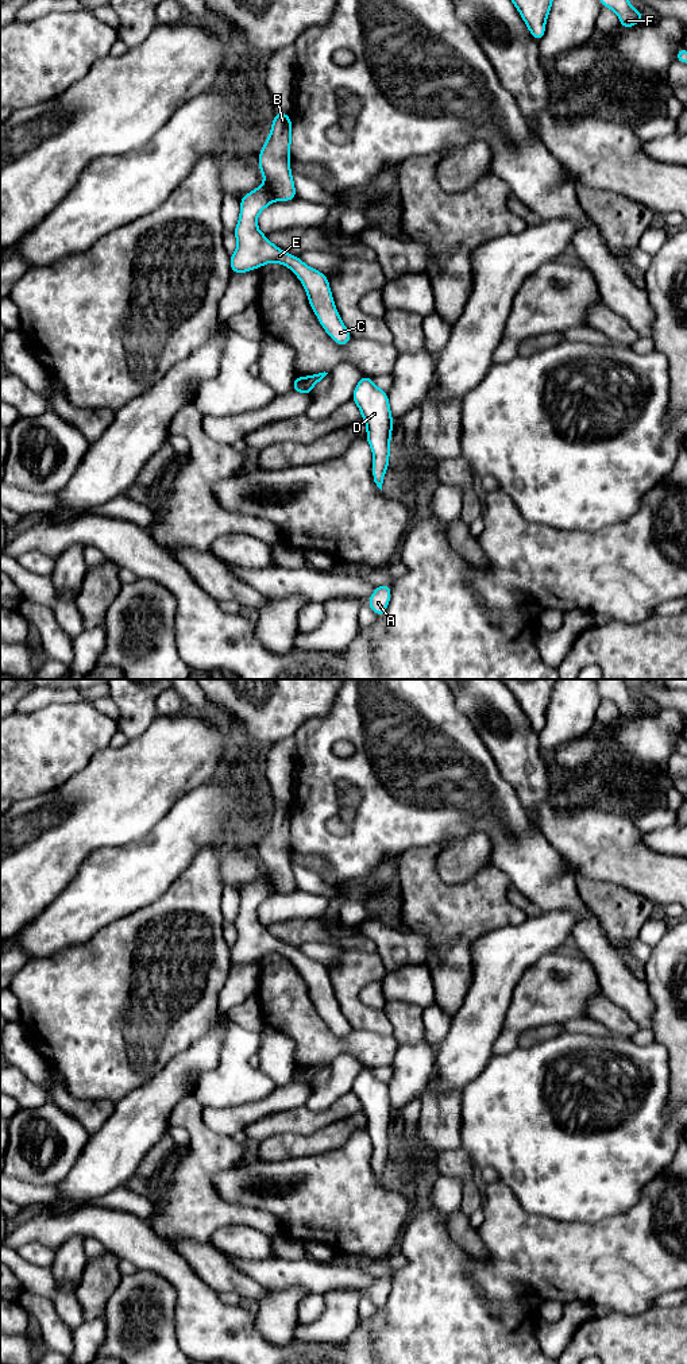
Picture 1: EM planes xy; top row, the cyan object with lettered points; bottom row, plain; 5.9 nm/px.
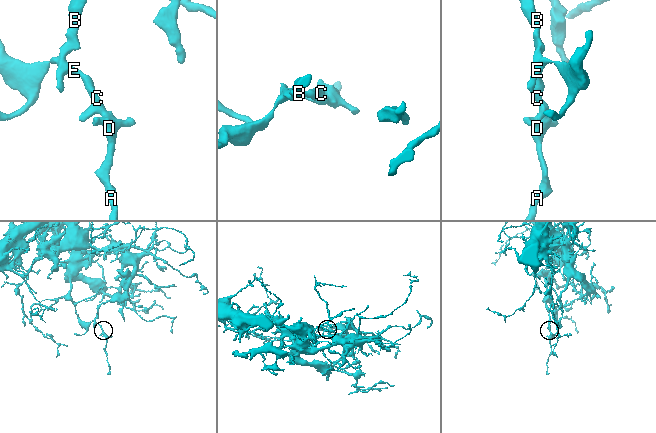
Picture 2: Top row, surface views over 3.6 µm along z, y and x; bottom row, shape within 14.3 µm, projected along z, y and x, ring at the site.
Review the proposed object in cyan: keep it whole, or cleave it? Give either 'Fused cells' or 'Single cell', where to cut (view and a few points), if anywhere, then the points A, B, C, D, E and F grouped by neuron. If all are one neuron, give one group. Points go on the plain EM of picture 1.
Fused cells. Split along xy (265, 875), (276, 890). Groups: A C D E / B F

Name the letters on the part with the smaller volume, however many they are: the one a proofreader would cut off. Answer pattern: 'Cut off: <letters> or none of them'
Cut off: B, F

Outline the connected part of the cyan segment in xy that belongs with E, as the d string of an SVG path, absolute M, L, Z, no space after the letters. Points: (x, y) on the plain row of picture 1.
M262 875L240 890L240 908L233 926L236 943L229 948L231 964L243 966L252 960L278 953L297 966L304 976L308 993L321 1018L339 1037L348 1036L354 1029L343 1016L329 980L329 972L321 963L309 959L300 948L292 947L274 937L258 917L258 906L274 893L271 881Z

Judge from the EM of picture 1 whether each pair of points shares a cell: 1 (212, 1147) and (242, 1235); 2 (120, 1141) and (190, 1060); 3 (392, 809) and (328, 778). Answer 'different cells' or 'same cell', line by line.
1: different cells
2: same cell
3: same cell

